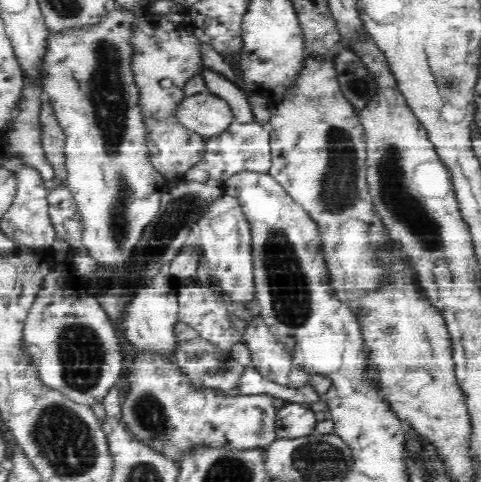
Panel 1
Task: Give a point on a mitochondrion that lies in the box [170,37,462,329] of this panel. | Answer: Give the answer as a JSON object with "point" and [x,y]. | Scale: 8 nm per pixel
{"point":[393,188]}

